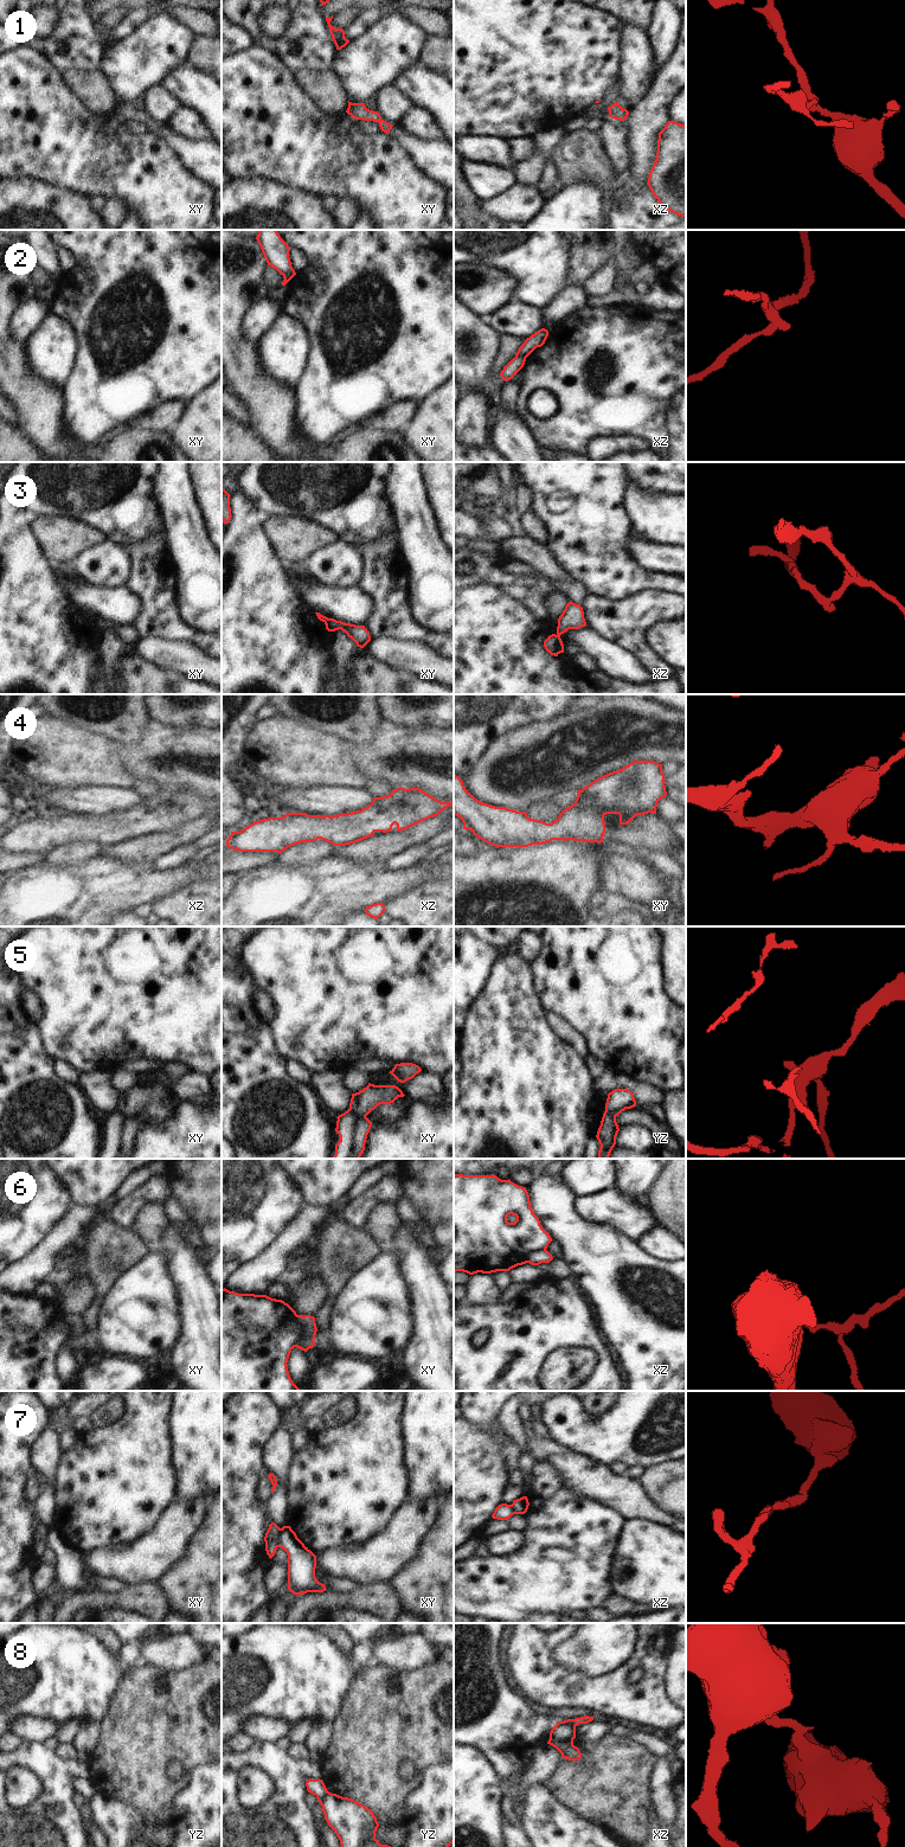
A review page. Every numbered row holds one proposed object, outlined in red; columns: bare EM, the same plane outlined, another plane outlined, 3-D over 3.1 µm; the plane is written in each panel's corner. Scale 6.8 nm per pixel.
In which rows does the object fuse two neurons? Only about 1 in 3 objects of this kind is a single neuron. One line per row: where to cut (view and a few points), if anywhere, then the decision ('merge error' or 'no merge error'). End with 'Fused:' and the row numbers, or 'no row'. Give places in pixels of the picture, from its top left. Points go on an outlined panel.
1: no cut; no merge error
2: cut in xz along (515, 357), (525, 359); merge error
3: cut in xz along (557, 634), (559, 636); merge error
4: no cut; no merge error
5: cut in xy along (348, 1109), (358, 1116), (365, 1116); merge error
6: cut in xy along (296, 1315), (303, 1333), (313, 1340); merge error
7: cut in xy along (281, 1528), (278, 1546); merge error
8: cut in xz along (564, 1720), (575, 1727); merge error
Fused: 2, 3, 5, 6, 7, 8

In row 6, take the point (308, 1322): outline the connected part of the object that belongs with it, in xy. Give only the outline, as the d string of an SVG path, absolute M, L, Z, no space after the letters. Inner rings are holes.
M297 1315L297 1321L303 1326L304 1335L307 1338L315 1340L315 1335L317 1332L315 1317L310 1315L304 1315L304 1316Z

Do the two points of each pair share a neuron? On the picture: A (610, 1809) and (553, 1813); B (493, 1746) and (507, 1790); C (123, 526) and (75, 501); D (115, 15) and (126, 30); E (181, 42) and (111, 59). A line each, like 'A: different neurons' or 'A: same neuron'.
A: different neurons
B: different neurons
C: same neuron
D: different neurons
E: same neuron

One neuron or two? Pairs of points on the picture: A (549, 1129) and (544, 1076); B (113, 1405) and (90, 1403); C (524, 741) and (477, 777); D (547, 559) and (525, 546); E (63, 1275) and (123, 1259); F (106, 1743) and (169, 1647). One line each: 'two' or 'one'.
A: one
B: two
C: one
D: one
E: two
F: two

